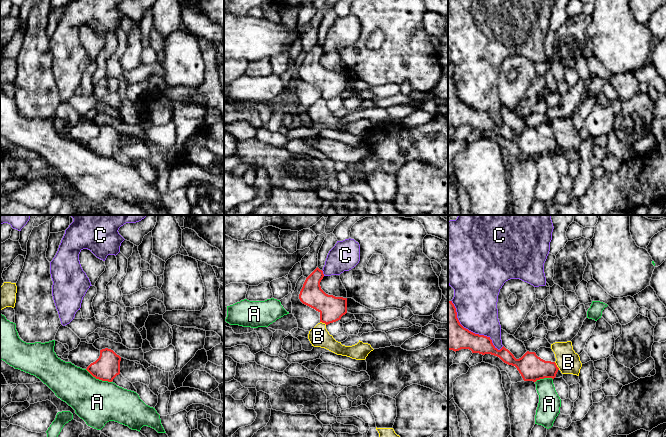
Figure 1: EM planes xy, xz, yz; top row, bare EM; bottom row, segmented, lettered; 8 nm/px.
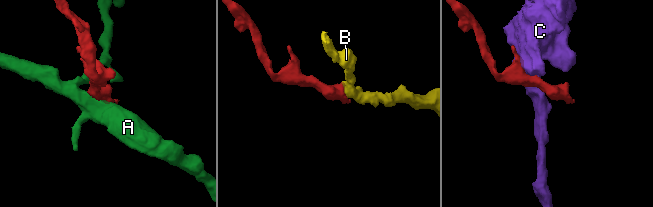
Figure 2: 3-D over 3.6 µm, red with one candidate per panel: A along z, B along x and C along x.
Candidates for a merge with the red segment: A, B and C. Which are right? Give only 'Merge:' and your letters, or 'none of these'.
Merge: none of these

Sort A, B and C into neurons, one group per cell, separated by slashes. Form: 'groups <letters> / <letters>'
groups A / B / C

